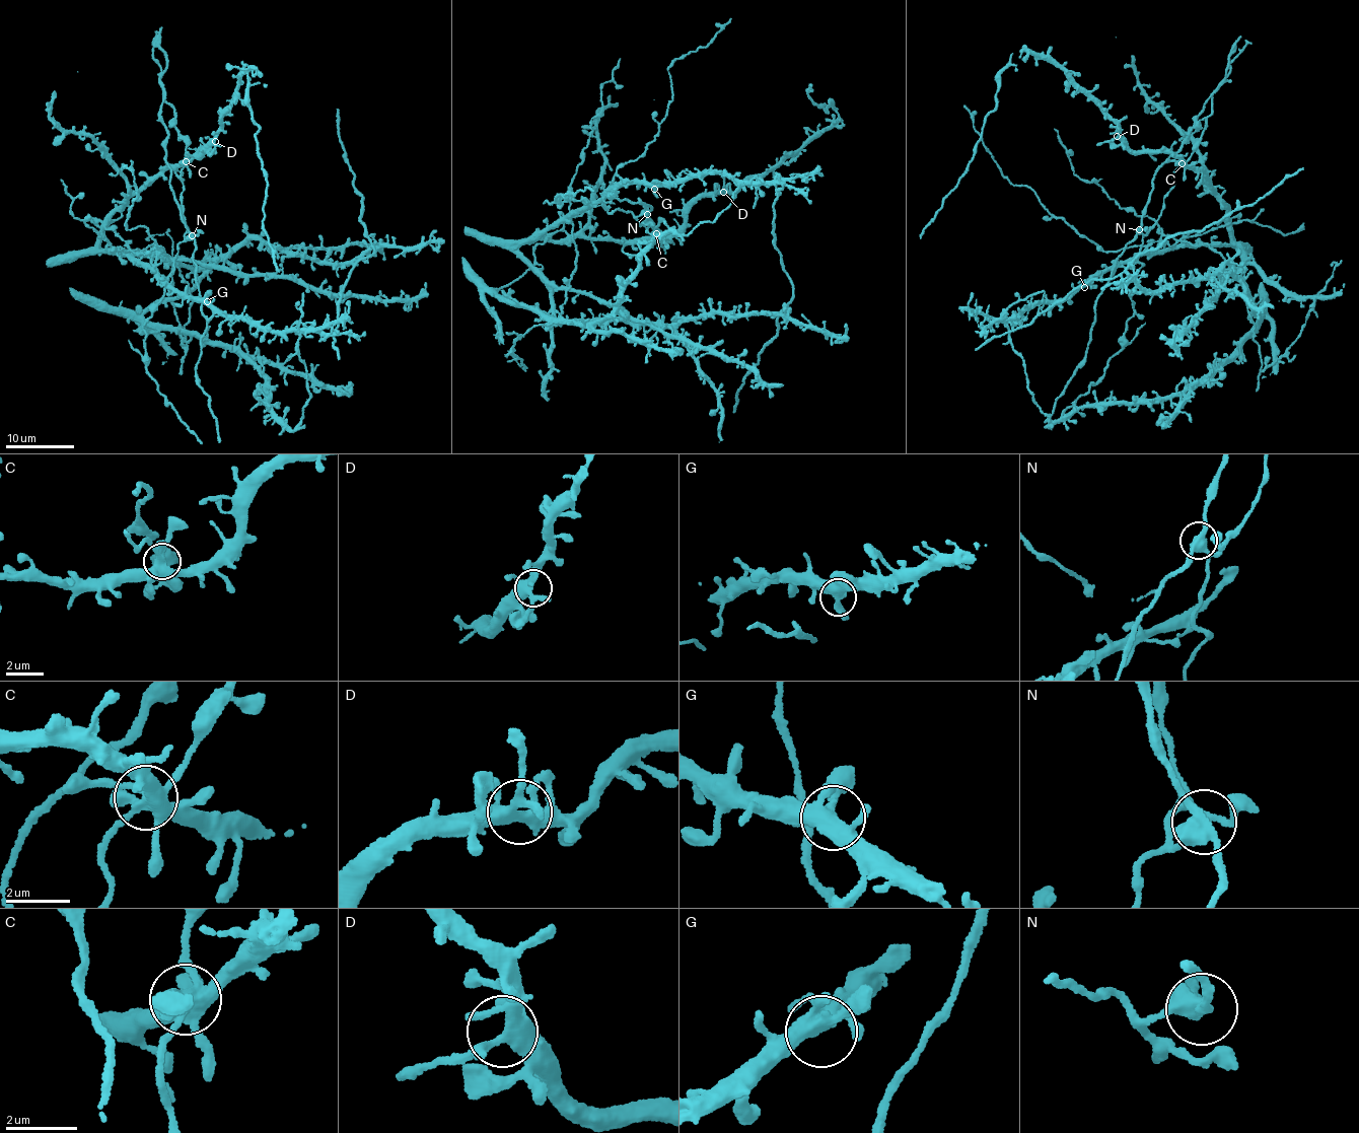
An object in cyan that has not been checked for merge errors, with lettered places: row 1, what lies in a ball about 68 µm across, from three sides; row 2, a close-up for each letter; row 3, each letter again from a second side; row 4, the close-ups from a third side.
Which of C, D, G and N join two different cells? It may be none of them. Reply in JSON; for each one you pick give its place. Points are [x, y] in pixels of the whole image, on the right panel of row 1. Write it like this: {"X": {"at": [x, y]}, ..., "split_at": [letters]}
{"C": {"at": [1182, 163]}, "N": {"at": [1139, 229]}, "split_at": ["C", "N"]}

